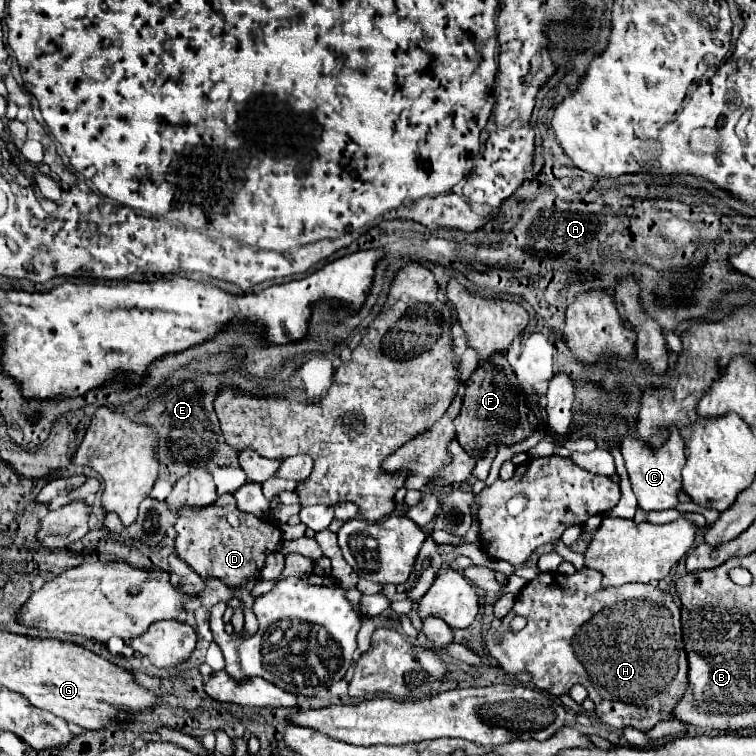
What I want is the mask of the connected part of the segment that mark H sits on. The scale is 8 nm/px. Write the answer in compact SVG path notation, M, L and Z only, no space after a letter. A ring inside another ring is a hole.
M589 568L577 570L573 576L559 572L539 574L517 594L515 606L501 622L497 632L487 632L485 648L507 674L527 672L537 690L547 690L553 696L567 694L577 682L583 684L595 702L597 716L613 728L623 730L633 726L637 730L649 730L657 722L669 720L671 710L687 688L687 654L683 650L679 606L671 594L661 592L657 586L623 584L619 588L603 588L601 574ZM513 616L527 620L521 632L509 632ZM493 638L501 638L501 644L495 644Z

